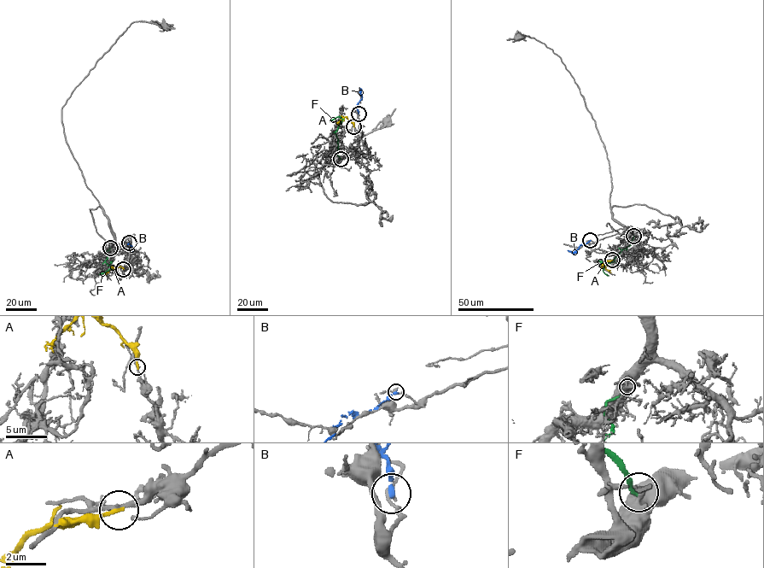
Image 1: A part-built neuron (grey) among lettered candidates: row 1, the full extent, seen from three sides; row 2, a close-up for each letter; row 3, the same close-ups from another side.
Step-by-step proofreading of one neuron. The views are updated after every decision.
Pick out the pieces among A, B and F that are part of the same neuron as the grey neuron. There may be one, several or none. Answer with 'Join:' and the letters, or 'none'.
Join: none

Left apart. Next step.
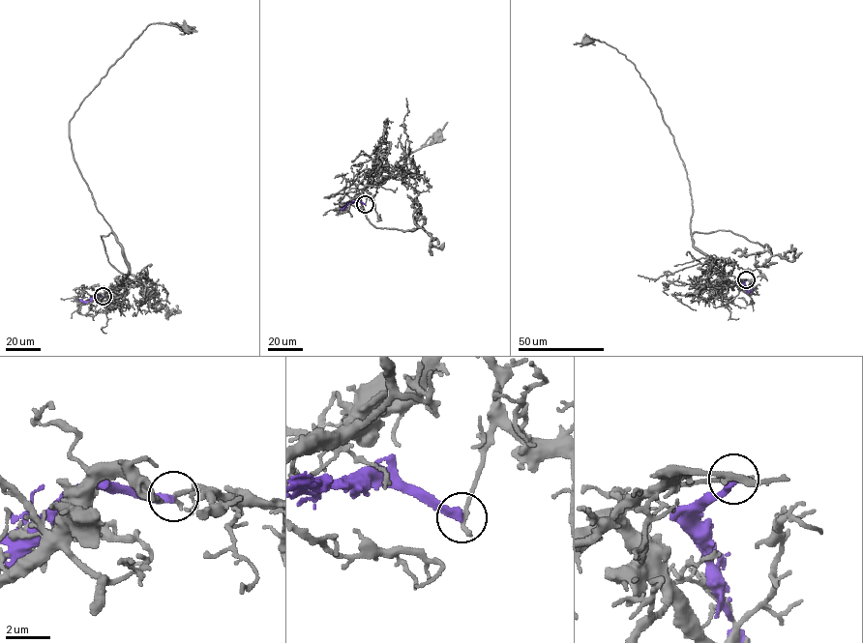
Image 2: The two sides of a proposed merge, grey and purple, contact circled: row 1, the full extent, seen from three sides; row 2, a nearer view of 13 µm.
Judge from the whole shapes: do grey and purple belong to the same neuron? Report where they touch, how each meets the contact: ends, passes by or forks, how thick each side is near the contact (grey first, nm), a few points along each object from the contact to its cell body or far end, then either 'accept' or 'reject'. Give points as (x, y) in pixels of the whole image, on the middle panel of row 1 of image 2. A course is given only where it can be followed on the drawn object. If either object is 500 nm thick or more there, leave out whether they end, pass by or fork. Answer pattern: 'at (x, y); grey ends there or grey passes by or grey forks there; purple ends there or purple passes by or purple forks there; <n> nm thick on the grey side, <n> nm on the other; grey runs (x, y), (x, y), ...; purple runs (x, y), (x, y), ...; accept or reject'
at (365, 204); grey ends there; purple ends there; 240 nm thick on the grey side, 360 nm on the other; grey runs (365, 204), (366, 186), (388, 176), (380, 164), (325, 197), (381, 181), (398, 161), (437, 137); purple runs (365, 204), (348, 202), (341, 210); reject

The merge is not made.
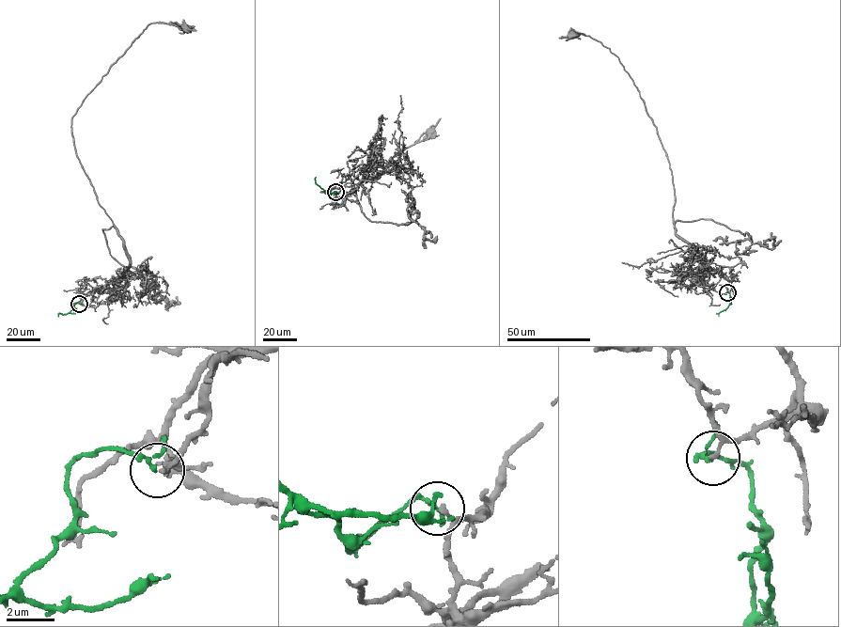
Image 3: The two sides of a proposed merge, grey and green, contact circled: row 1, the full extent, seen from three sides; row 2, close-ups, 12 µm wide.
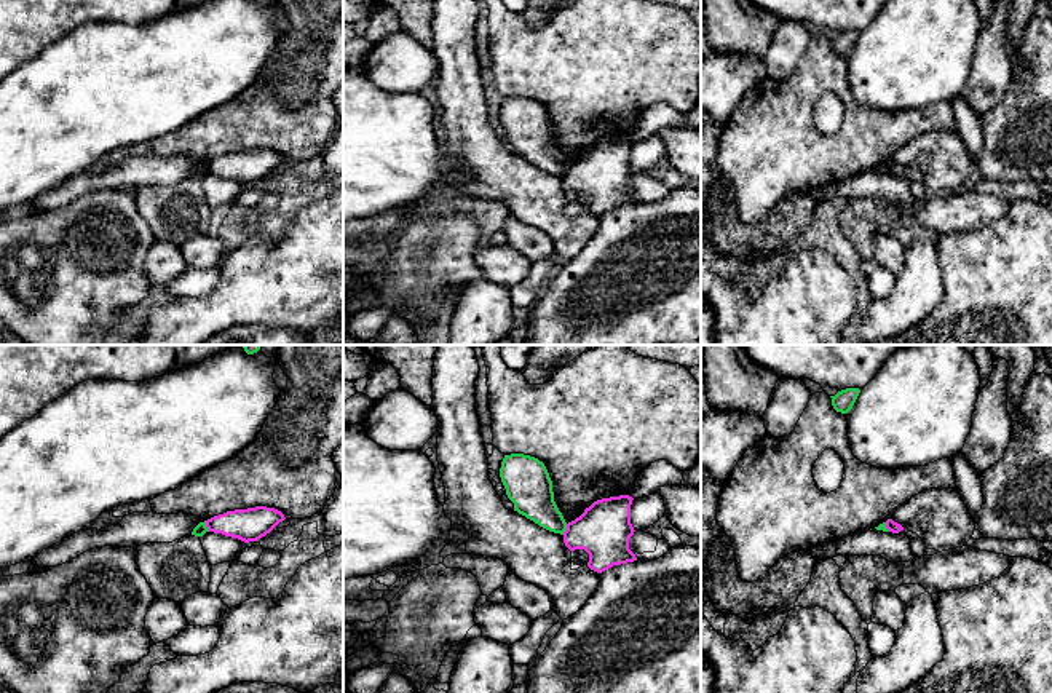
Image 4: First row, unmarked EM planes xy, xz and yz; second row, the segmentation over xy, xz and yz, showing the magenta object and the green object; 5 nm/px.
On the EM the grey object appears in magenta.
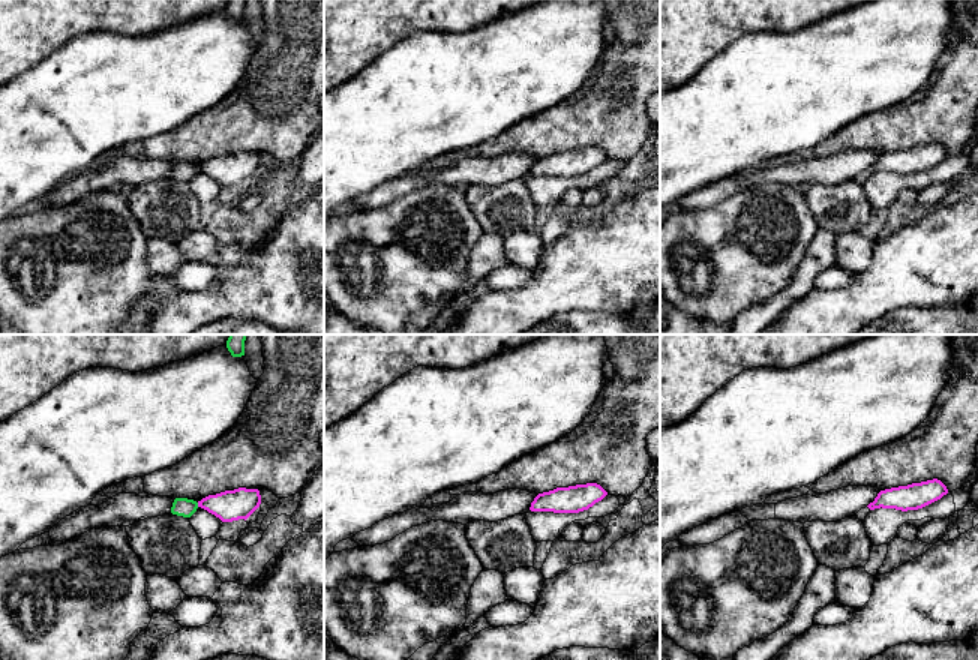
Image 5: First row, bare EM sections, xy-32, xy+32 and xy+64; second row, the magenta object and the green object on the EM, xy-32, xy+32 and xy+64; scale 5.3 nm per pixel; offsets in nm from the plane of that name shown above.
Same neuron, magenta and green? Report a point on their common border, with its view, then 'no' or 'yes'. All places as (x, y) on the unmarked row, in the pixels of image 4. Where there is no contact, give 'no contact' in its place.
meets magenta in xy at (206, 168); no

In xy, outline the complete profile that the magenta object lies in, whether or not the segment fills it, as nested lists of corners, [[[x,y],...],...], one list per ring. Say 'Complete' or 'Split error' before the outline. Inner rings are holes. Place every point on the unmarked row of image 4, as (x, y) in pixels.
Complete. [[[255,148],[214,158],[206,163],[206,169],[209,174],[249,185],[270,176],[284,161],[284,156],[275,150]]]

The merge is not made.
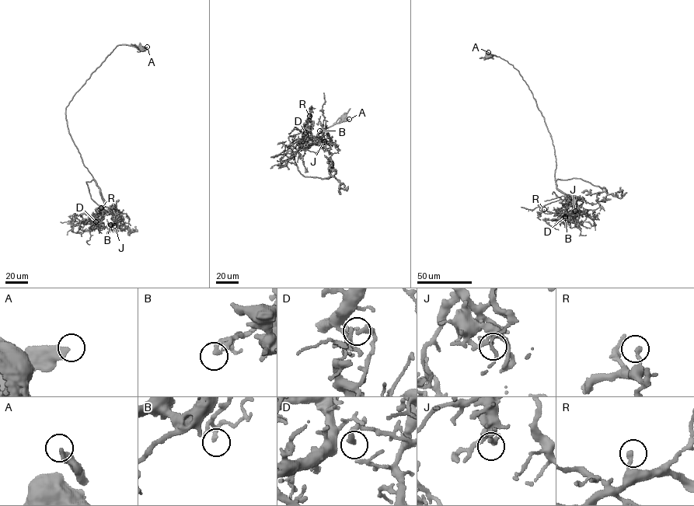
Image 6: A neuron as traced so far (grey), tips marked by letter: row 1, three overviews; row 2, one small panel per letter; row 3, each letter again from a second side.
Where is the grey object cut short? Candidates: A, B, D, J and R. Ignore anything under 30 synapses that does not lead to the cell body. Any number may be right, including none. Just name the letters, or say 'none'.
none

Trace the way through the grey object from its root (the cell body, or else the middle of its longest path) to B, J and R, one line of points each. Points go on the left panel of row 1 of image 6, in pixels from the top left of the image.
B: (141, 48), (117, 45), (66, 109), (69, 134), (83, 165), (99, 187), (105, 205), (114, 214), (110, 225)
J: (141, 48), (117, 45), (66, 109), (69, 134), (99, 187), (104, 204), (114, 214), (114, 225)
R: (141, 48), (117, 45), (66, 109), (69, 134), (103, 202), (92, 216), (95, 217), (101, 207)

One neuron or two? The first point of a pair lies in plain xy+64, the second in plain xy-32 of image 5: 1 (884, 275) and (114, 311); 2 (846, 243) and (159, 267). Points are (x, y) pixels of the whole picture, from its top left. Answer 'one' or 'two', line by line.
1: two
2: two

